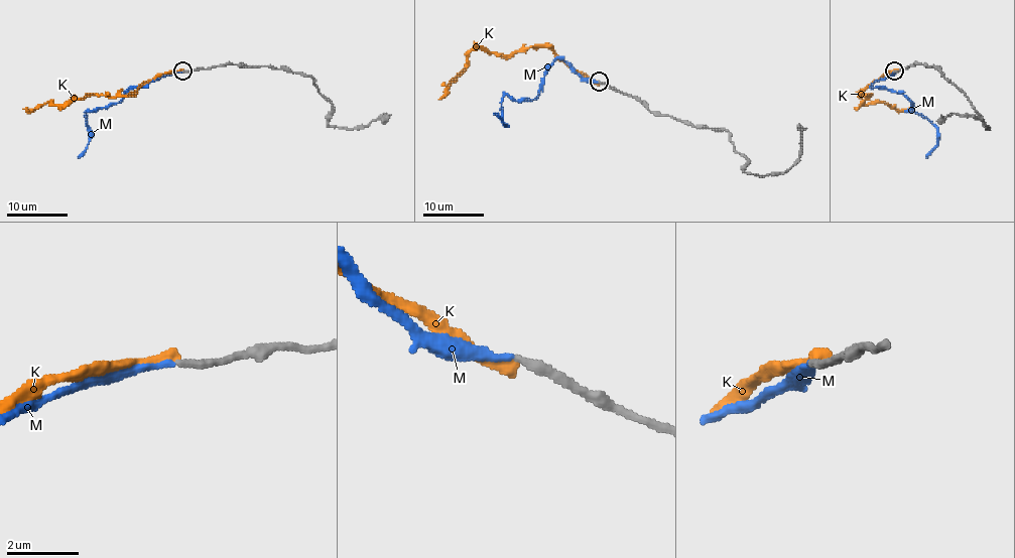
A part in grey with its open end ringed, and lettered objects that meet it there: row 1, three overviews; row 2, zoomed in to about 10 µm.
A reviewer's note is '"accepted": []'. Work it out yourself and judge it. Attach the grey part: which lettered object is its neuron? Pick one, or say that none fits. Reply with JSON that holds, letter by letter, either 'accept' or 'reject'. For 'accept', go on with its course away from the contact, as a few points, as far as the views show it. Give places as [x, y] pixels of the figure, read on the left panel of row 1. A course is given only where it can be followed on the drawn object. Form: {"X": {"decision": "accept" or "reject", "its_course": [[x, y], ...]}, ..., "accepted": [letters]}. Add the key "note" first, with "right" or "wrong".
{"note": "wrong", "K": {"decision": "reject"}, "M": {"decision": "accept", "its_course": [[183, 72], [167, 72], [128, 91], [117, 103], [85, 113], [90, 141], [78, 157]]}, "accepted": ["M"]}

